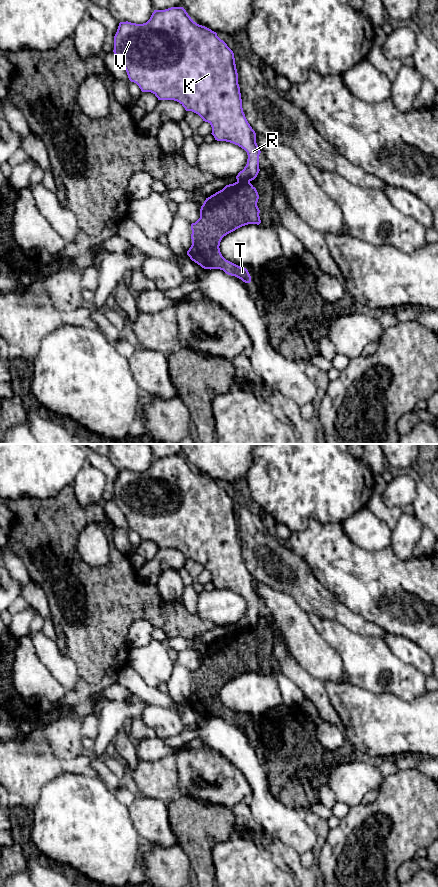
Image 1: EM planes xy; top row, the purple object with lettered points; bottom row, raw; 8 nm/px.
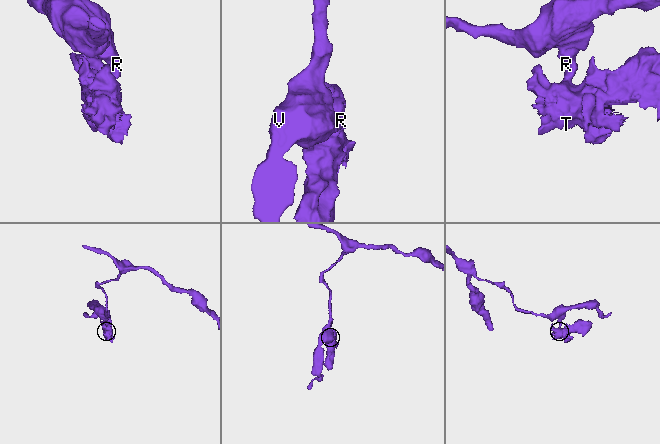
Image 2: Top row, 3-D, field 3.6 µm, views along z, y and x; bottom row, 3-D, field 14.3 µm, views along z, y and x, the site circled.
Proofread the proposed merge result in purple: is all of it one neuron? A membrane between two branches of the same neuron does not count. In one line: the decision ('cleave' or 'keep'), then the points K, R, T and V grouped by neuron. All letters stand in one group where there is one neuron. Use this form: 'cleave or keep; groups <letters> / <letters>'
cleave; groups K R V / T

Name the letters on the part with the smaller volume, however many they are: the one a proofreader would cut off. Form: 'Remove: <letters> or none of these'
Remove: T

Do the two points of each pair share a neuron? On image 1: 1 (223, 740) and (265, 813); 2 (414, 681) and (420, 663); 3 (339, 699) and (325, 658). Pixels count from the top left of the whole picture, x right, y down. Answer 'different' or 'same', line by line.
1: same
2: different
3: different

